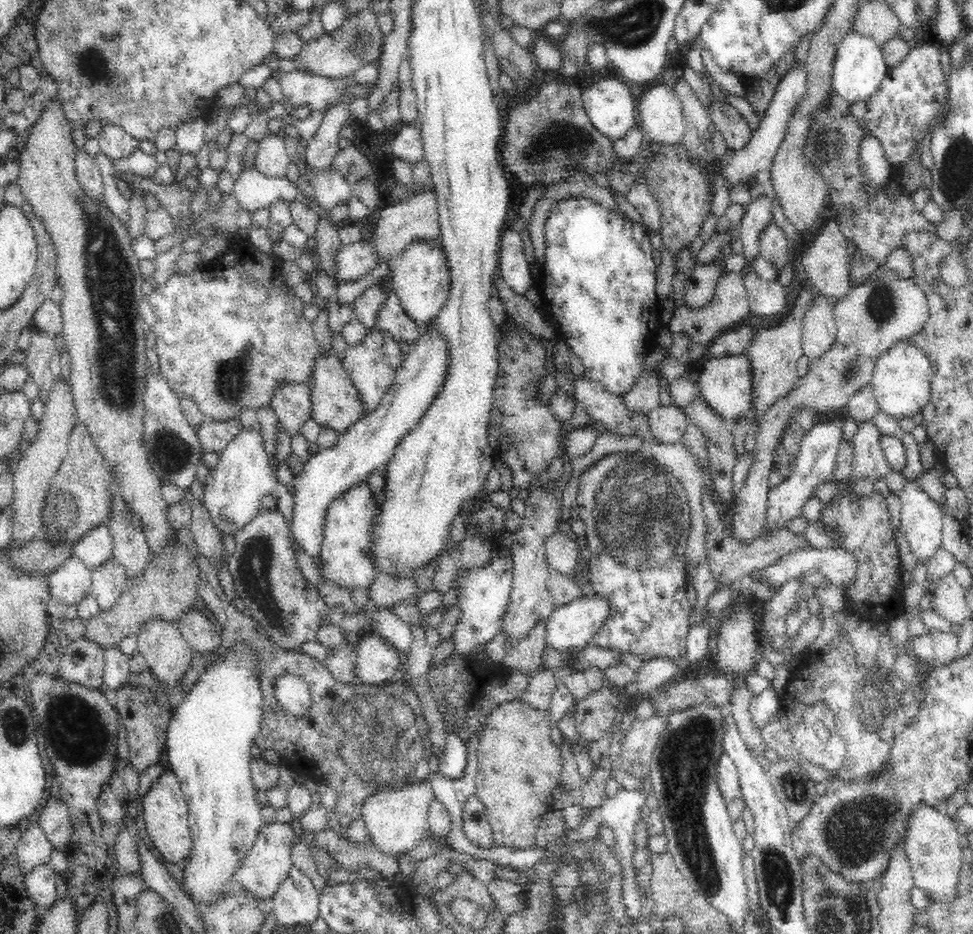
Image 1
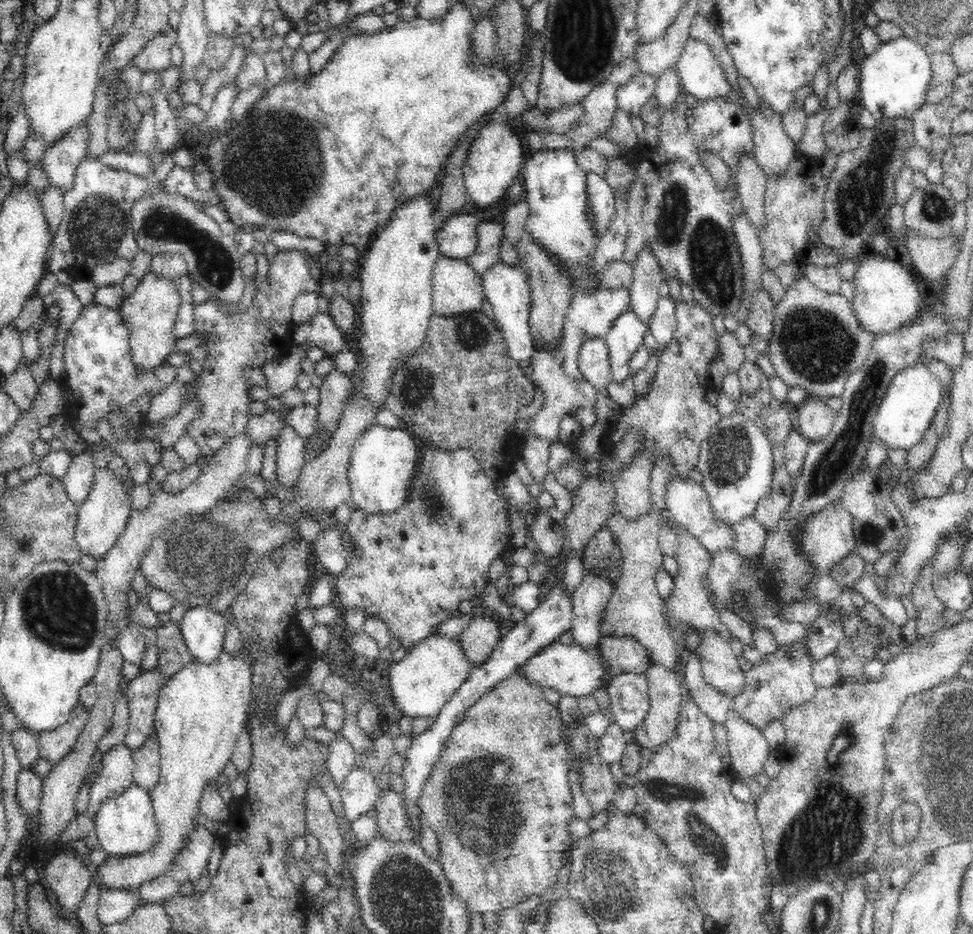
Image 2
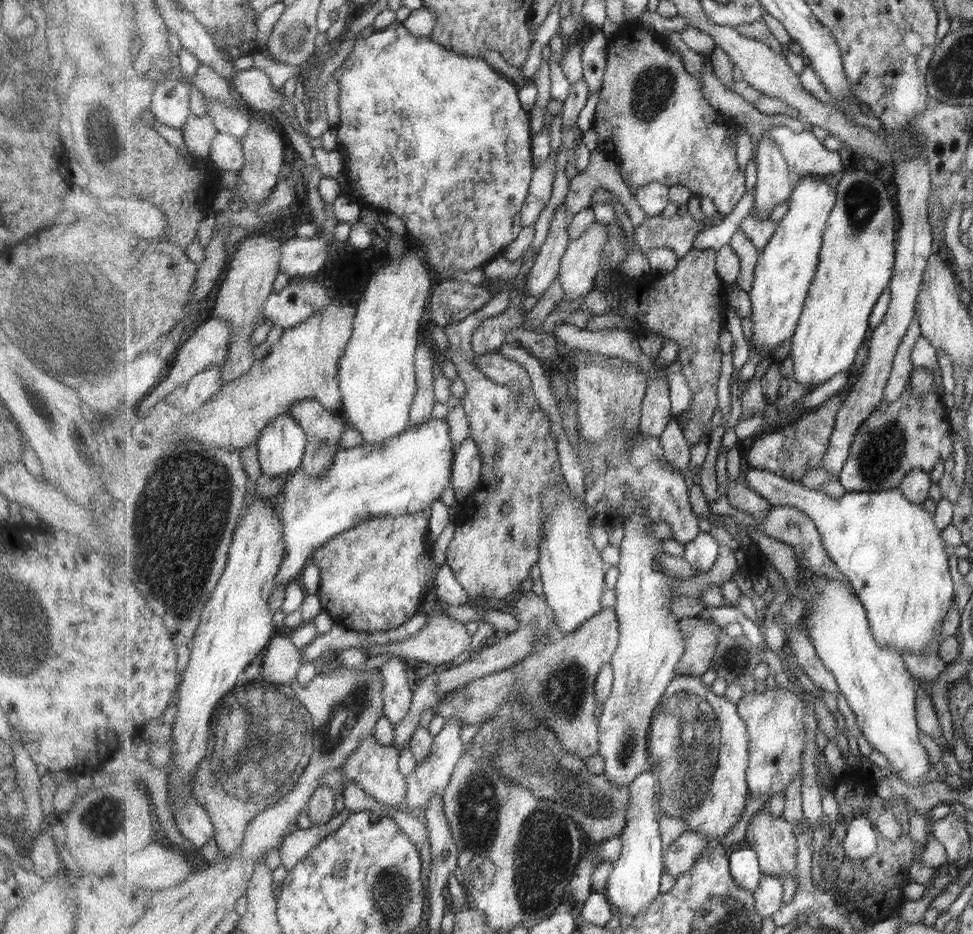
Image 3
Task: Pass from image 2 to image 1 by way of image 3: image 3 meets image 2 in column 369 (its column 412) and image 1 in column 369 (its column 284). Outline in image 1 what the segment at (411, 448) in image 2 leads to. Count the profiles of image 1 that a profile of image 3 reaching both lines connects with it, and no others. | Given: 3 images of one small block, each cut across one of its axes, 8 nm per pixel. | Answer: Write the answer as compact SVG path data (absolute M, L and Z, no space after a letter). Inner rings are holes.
M367 481L354 486L336 502L332 502L326 514L319 560L316 560L321 575L326 580L346 590L364 590L375 581L375 570L367 550L371 531L369 526L376 511L377 496L368 488Z

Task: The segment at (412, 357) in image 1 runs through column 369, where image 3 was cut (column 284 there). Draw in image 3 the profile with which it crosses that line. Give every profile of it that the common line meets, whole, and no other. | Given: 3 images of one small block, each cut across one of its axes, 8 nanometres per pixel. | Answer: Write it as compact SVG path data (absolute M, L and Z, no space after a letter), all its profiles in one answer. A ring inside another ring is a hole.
M288 412L269 422L259 436L262 472L273 480L299 471L306 457L307 434L299 420Z

